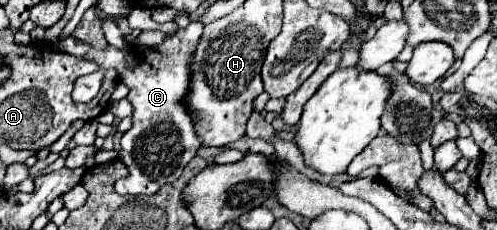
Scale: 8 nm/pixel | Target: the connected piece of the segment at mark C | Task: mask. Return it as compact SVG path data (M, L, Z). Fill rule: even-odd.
M192 21L186 29L178 29L174 35L166 35L162 45L144 47L140 51L132 49L132 55L112 45L98 51L90 43L74 39L72 35L58 43L64 53L86 57L100 65L100 69L116 69L122 75L122 83L130 89L128 101L134 107L132 127L122 135L122 149L118 153L118 159L128 167L128 175L114 183L114 191L118 195L154 195L164 183L172 183L180 177L182 169L200 147L192 117L182 103L190 83L192 51L198 43L198 37L202 35L202 27L202 23Z

